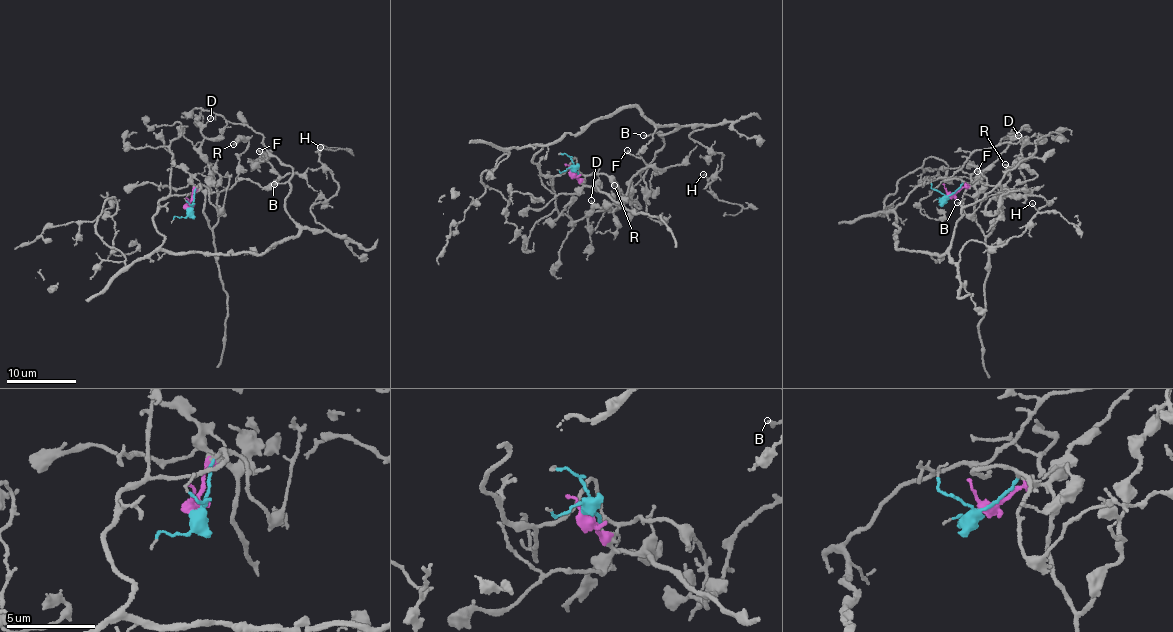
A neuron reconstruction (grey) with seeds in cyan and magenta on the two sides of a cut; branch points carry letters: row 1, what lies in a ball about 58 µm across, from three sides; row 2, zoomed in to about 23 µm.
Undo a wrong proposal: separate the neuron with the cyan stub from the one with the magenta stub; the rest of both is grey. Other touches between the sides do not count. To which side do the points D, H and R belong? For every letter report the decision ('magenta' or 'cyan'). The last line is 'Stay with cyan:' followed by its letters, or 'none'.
D: magenta
H: cyan
R: magenta
Stay with cyan: H

